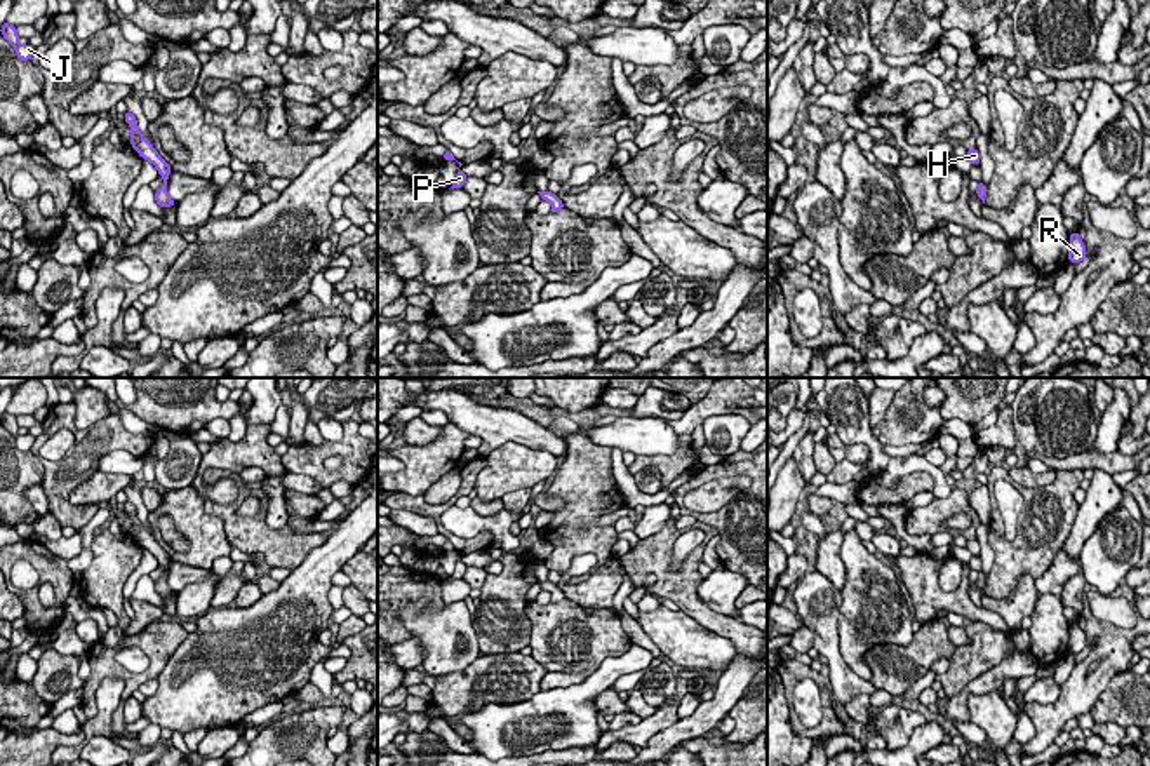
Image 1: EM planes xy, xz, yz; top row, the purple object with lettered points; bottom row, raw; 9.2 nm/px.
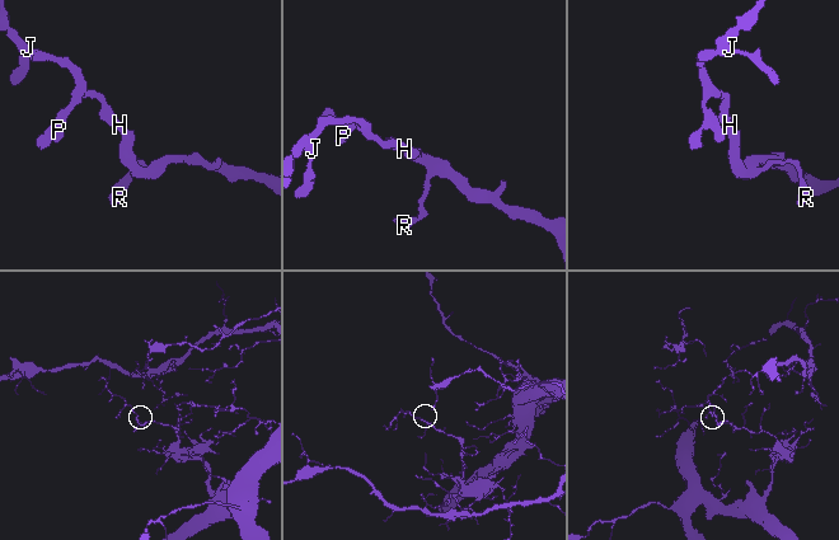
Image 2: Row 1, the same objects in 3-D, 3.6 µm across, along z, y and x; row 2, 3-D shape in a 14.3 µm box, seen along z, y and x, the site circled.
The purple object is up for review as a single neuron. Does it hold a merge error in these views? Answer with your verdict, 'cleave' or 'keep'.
keep

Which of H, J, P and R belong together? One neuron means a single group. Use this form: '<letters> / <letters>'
H J P R

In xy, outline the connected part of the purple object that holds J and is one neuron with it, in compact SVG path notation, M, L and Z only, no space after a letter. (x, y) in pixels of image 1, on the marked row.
M7 21L2 24L0 28L0 33L3 35L3 38L14 45L16 49L16 56L21 59L21 61L31 61L31 56L35 52L35 47L26 44L26 45L21 45L17 40L19 40L19 35L17 35L17 30L16 26L9 24Z

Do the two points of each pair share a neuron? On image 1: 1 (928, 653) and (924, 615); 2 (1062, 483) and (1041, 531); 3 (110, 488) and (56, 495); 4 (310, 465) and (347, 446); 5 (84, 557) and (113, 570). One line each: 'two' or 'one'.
1: two
2: one
3: two
4: one
5: two

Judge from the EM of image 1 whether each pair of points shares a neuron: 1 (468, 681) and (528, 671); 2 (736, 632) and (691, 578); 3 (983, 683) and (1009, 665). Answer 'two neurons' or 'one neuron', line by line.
1: one neuron
2: one neuron
3: one neuron

